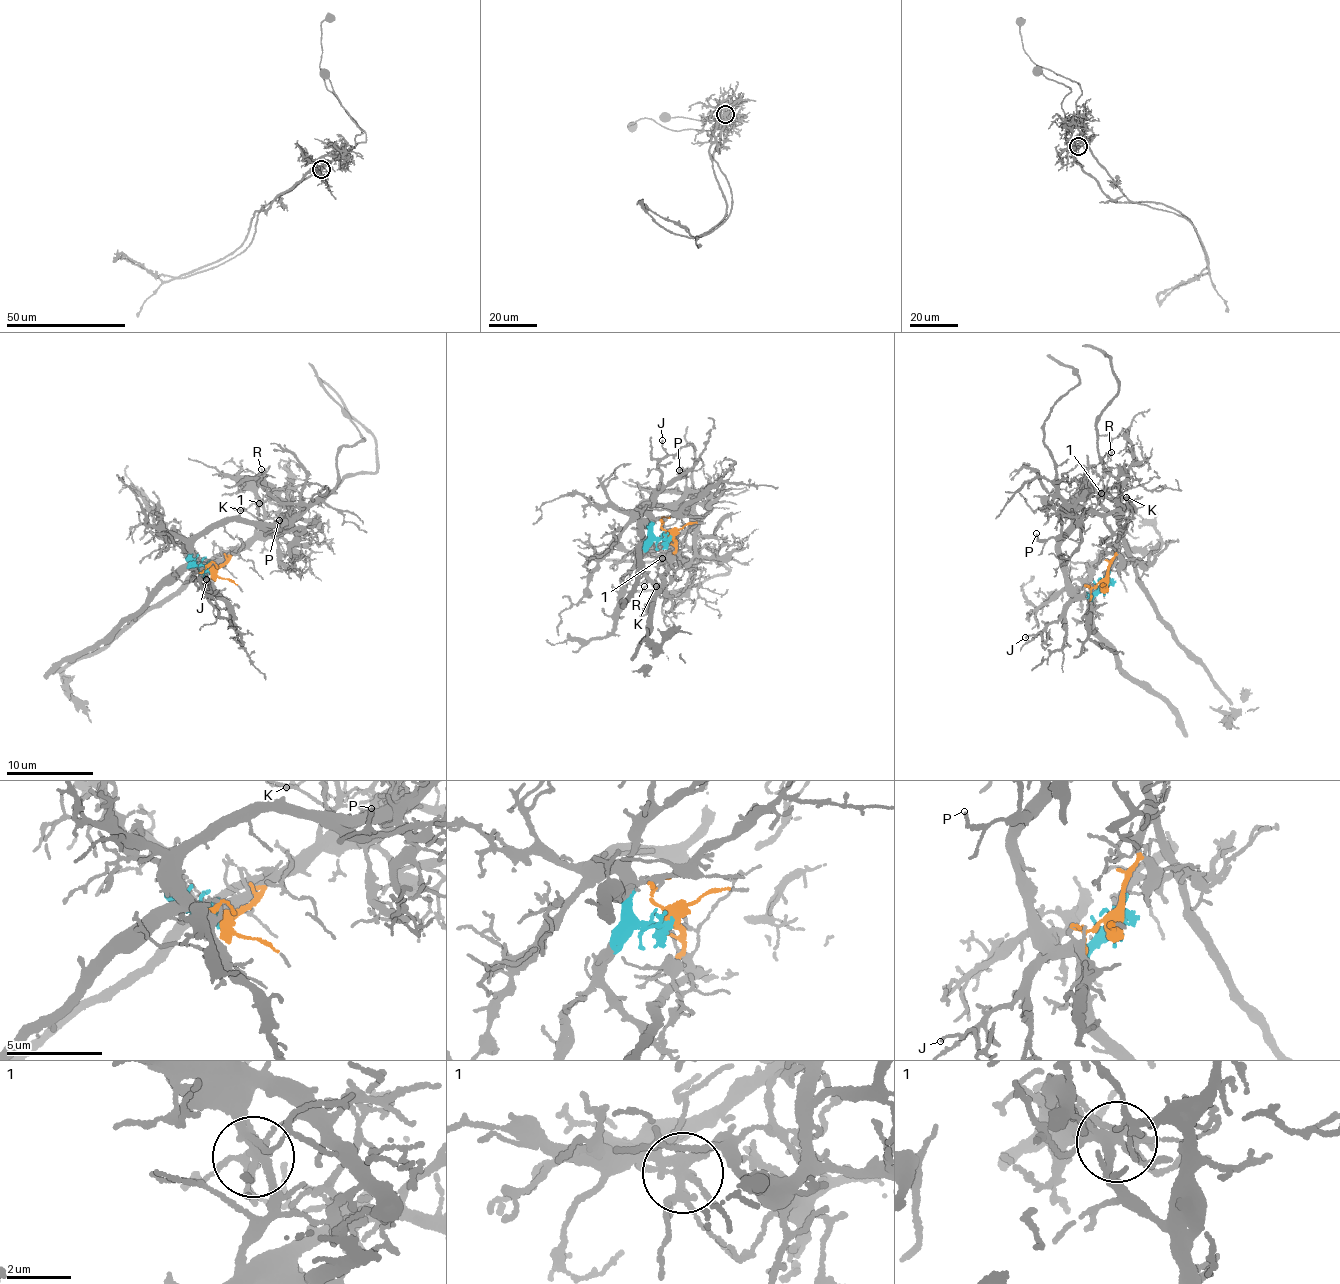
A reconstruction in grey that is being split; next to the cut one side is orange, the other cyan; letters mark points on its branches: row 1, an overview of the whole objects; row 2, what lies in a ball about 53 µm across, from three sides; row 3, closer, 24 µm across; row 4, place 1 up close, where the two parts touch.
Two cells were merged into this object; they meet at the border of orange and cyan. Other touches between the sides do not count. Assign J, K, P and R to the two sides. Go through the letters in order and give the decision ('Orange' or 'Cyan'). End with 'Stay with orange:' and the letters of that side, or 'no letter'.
J: Cyan
K: Orange
P: Cyan
R: Orange
Stay with orange: K, R

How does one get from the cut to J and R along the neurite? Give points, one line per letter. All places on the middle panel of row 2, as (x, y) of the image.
J: (671, 537), (653, 536), (651, 526), (654, 502), (662, 488), (657, 464), (667, 453), (662, 439)
R: (671, 537), (680, 558), (675, 549), (648, 553), (630, 569), (632, 584), (644, 579), (647, 586), (643, 587)

